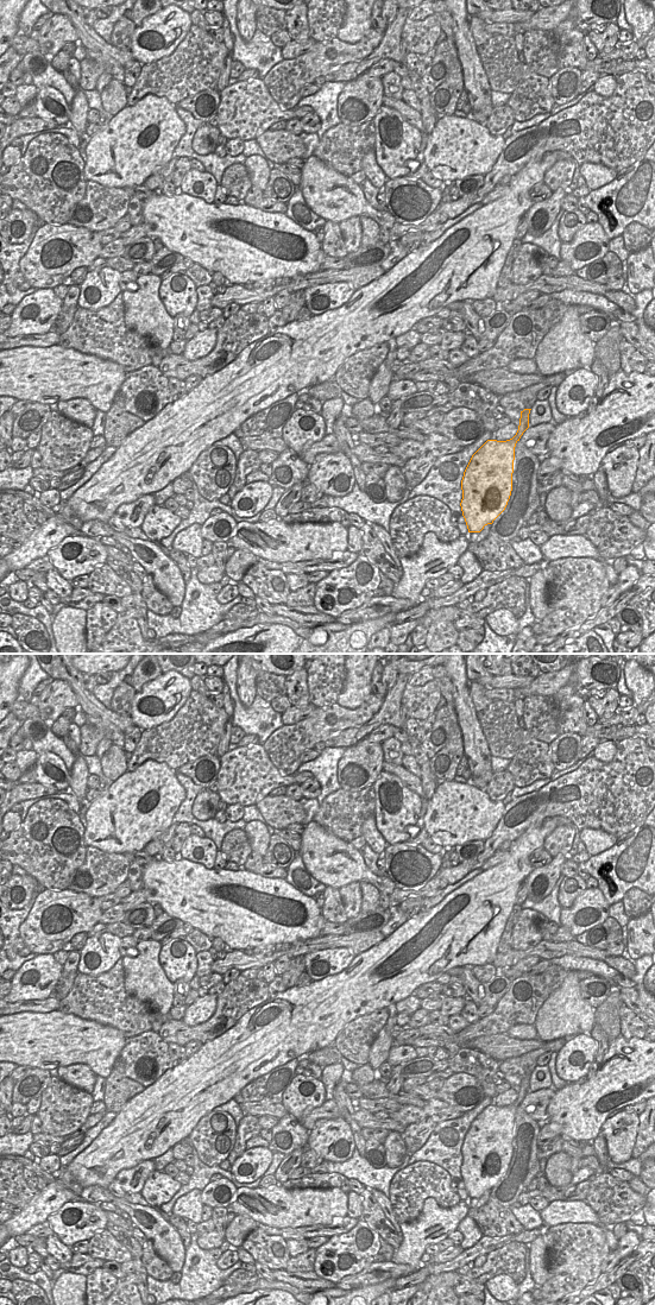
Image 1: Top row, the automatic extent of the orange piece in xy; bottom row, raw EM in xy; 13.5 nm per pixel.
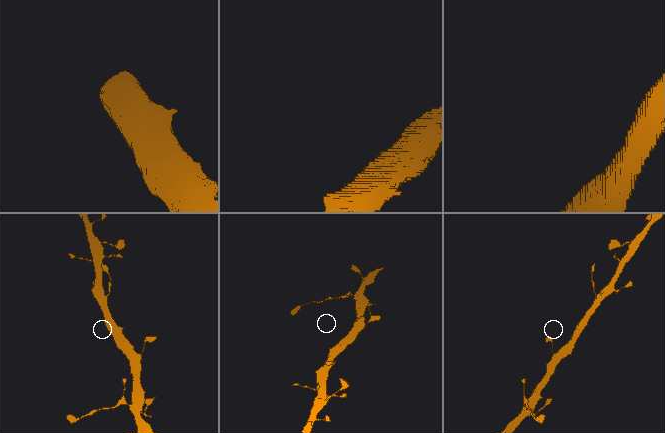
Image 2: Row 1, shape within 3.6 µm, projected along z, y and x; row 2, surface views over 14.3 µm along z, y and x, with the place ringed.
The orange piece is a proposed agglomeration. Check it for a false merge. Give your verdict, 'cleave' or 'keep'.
keep

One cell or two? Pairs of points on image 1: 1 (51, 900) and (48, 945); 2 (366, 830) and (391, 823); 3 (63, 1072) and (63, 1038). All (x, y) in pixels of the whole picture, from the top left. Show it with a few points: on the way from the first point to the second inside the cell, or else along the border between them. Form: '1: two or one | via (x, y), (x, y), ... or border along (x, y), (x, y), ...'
1: one | via (43, 911), (39, 918), (39, 926), (45, 934)
2: two | border along (373, 815), (376, 828), (385, 840)
3: two | border along (57, 1067), (84, 1064), (90, 1070)

